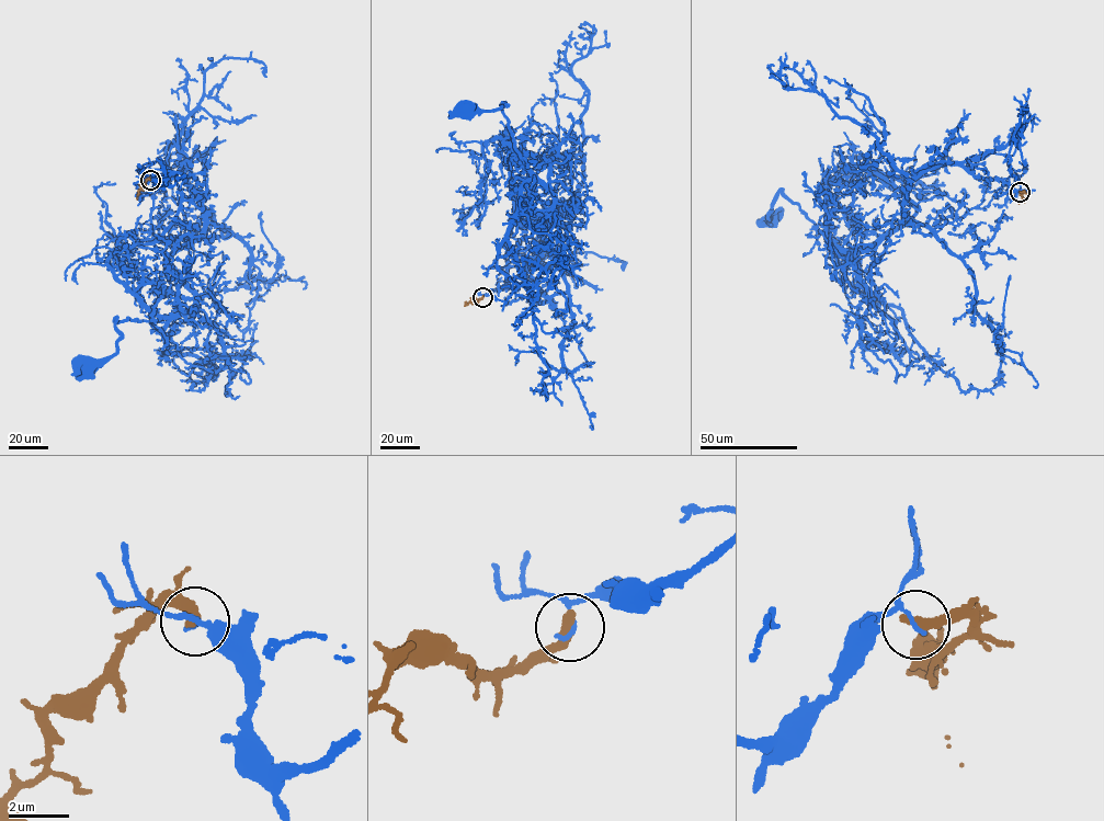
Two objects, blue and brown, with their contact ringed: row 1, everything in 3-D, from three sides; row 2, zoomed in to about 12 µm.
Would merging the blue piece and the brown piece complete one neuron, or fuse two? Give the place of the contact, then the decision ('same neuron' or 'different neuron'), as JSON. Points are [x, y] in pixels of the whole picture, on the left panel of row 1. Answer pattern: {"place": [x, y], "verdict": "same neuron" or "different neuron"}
{"place": [150, 180], "verdict": "different neuron"}

